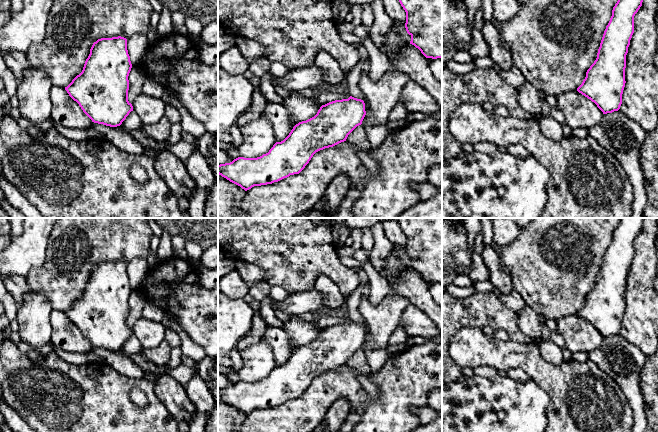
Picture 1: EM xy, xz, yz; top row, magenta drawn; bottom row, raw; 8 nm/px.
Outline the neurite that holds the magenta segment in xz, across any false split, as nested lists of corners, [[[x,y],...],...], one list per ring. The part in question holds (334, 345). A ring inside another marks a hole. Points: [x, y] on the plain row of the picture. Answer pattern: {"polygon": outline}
{"polygon": [[[350,320],[348,323],[329,326],[322,329],[314,341],[296,348],[289,359],[283,365],[276,366],[268,377],[257,382],[238,381],[230,387],[220,388],[218,389],[218,398],[240,410],[245,415],[254,410],[272,408],[290,399],[299,398],[316,376],[346,365],[348,359],[362,348],[365,339],[365,327],[361,323]]]}

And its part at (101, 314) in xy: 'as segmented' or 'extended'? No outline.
as segmented

